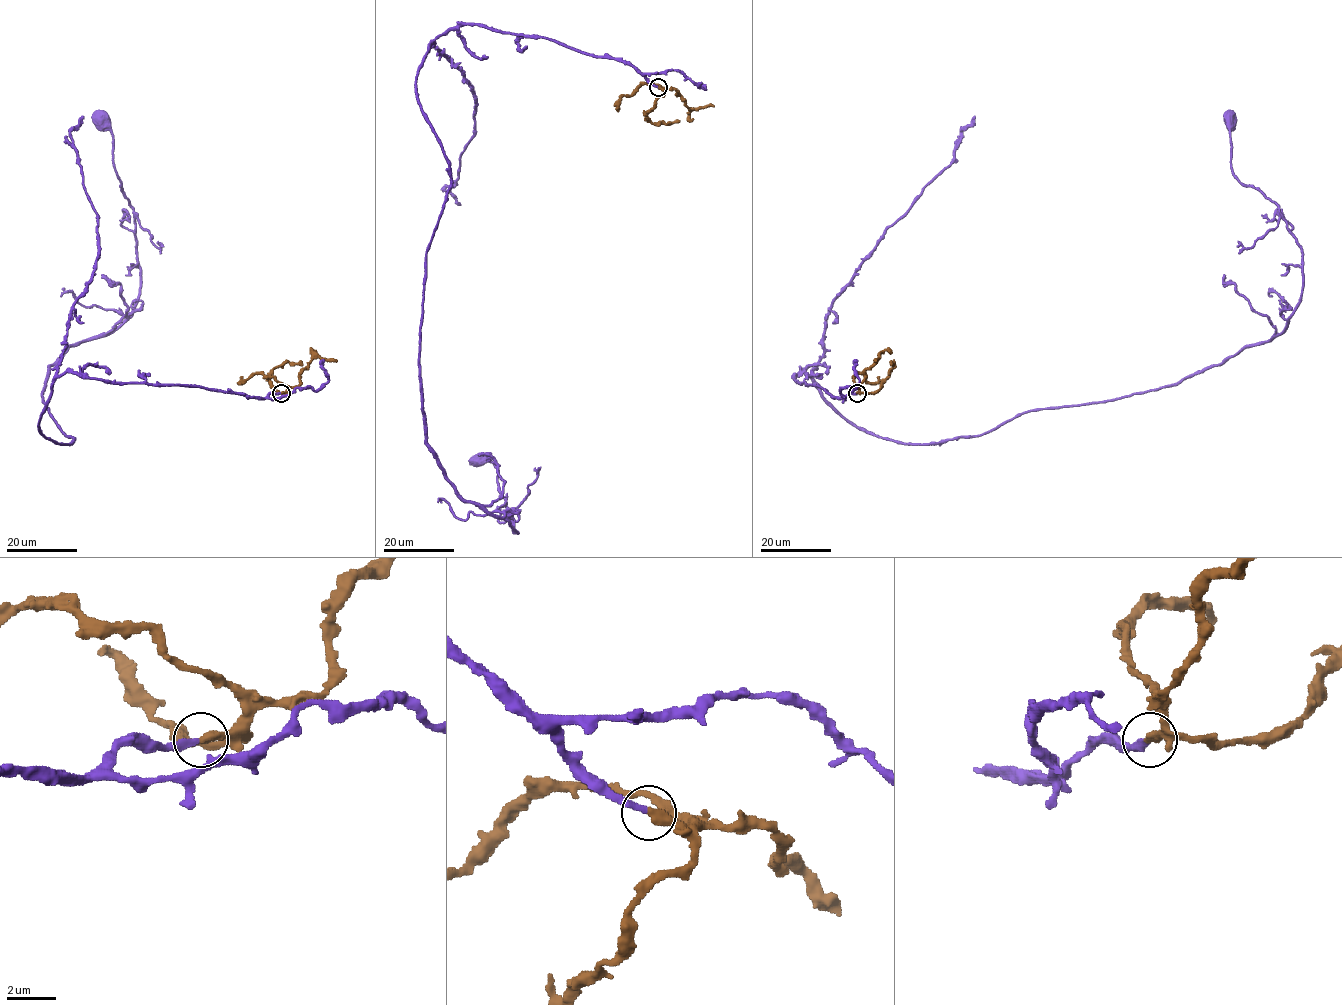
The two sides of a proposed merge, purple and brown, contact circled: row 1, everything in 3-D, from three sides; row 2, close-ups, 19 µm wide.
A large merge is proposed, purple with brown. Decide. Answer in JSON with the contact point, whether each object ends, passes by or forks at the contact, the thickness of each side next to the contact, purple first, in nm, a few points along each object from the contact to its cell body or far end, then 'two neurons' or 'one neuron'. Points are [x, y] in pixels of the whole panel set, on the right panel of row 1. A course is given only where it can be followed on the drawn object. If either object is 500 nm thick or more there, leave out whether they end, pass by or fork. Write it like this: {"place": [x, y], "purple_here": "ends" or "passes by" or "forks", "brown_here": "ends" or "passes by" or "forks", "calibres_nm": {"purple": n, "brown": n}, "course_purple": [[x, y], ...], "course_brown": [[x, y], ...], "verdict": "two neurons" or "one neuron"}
{"place": [857, 393], "purple_here": "ends", "brown_here": "ends", "calibres_nm": {"purple": 240, "brown": 400}, "course_purple": [[857, 392], [794, 378], [879, 436], [945, 442], [1180, 383], [1284, 329], [1301, 247], [1233, 174], [1230, 119]], "course_brown": [[857, 392], [876, 392], [894, 362], [890, 364]], "verdict": "one neuron"}

